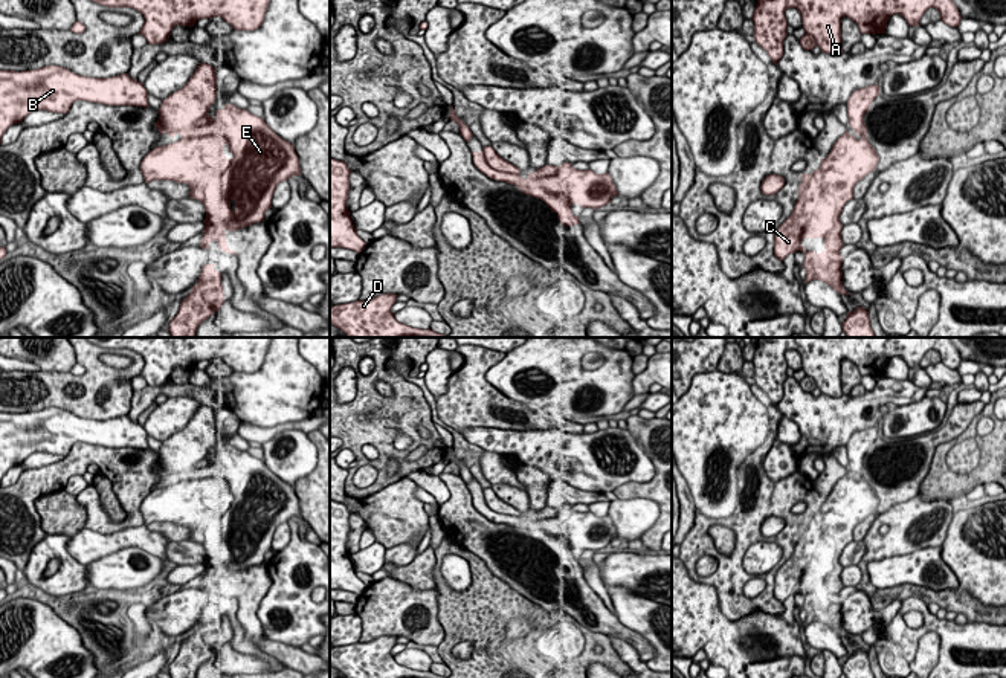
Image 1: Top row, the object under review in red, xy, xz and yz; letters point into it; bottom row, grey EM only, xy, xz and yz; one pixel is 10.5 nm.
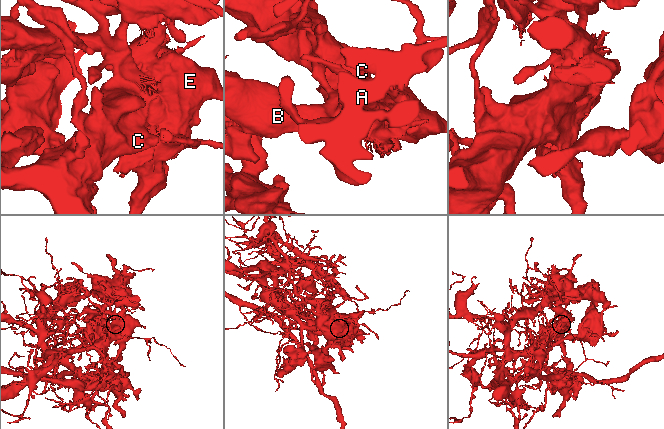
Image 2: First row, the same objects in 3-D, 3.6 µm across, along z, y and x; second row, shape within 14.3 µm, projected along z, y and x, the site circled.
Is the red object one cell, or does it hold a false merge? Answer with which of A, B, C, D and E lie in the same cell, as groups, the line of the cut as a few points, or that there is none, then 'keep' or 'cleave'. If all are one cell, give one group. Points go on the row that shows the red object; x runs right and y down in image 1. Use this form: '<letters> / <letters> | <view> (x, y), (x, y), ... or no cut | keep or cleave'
A D / B C E | xz (483, 151), (484, 161), (495, 170), (518, 174) | cleave

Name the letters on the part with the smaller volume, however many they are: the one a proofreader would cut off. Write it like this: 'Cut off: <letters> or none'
Cut off: B, C, E

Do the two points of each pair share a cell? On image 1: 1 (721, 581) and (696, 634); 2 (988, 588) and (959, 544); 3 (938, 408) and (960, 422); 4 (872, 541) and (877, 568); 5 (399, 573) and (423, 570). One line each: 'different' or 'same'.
1: different
2: same
3: different
4: different
5: same

